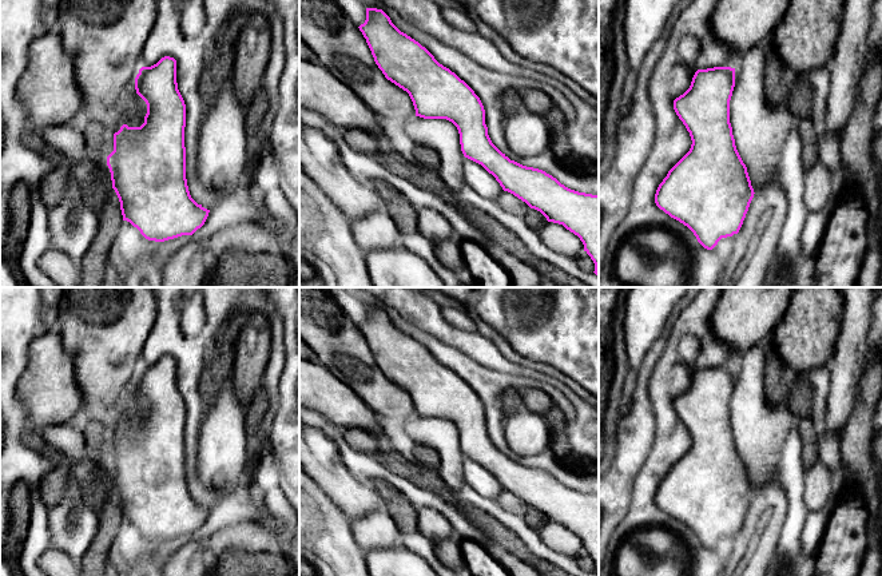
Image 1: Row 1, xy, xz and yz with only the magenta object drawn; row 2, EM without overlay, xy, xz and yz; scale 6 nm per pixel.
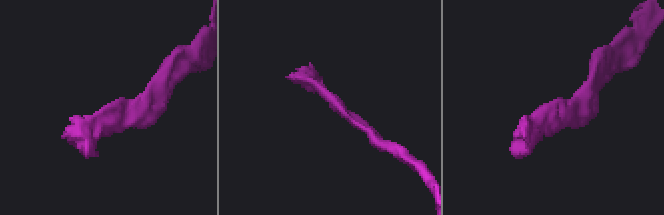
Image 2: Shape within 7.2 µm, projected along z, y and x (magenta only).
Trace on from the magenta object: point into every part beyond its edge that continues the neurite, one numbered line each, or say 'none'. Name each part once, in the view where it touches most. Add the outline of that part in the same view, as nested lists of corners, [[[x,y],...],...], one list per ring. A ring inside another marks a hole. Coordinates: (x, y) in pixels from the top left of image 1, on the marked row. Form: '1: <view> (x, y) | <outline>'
none

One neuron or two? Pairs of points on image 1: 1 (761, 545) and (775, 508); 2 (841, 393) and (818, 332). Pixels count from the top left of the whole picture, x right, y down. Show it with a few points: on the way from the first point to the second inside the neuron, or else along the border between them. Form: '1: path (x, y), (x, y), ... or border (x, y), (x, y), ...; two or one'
1: path (761, 536), (761, 528), (766, 517); one
2: border (839, 332), (835, 340), (835, 352), (827, 362); two

